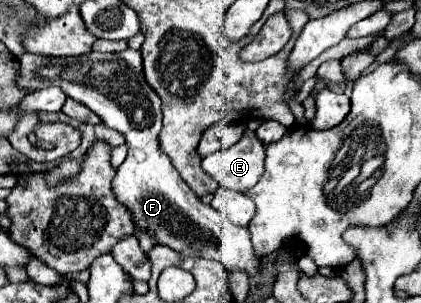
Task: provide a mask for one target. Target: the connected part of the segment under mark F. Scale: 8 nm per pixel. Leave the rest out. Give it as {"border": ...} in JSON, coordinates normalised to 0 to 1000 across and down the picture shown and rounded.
{"border":[[[295,162],[285,175],[204,175],[190,188],[105,188],[57,175],[48,188],[43,281],[81,300],[133,281],[162,320],[219,360],[252,419],[295,446],[304,512],[276,564],[266,630],[314,703],[328,762],[361,769],[371,809],[404,815],[428,835],[428,848],[499,848],[523,861],[537,894],[580,894],[594,914],[613,901],[622,848],[603,828],[589,749],[546,736],[504,677],[480,670],[480,657],[447,624],[404,525],[380,498],[380,320],[342,261],[337,188],[328,168]]]}

